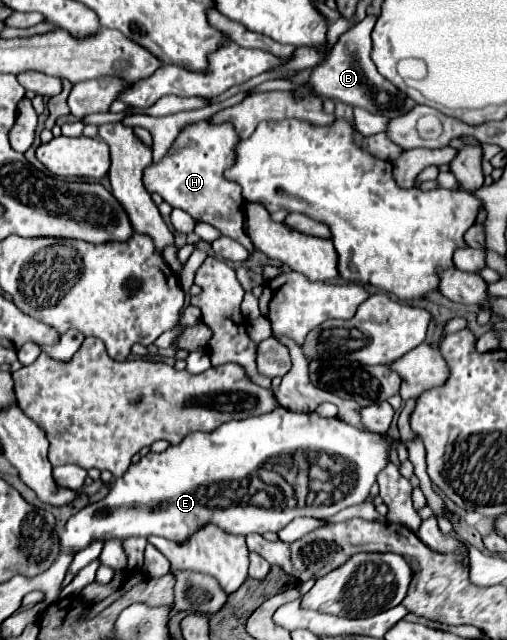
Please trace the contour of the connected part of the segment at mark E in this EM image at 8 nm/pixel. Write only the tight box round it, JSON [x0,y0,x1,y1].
[59,406,403,556]

